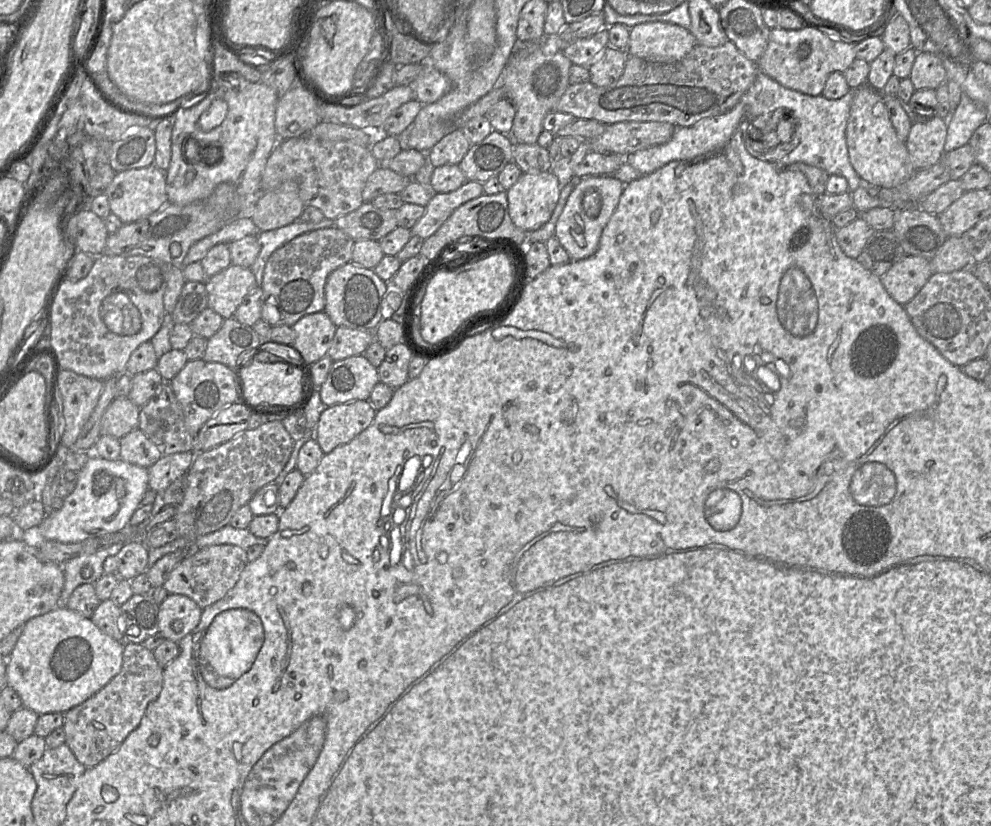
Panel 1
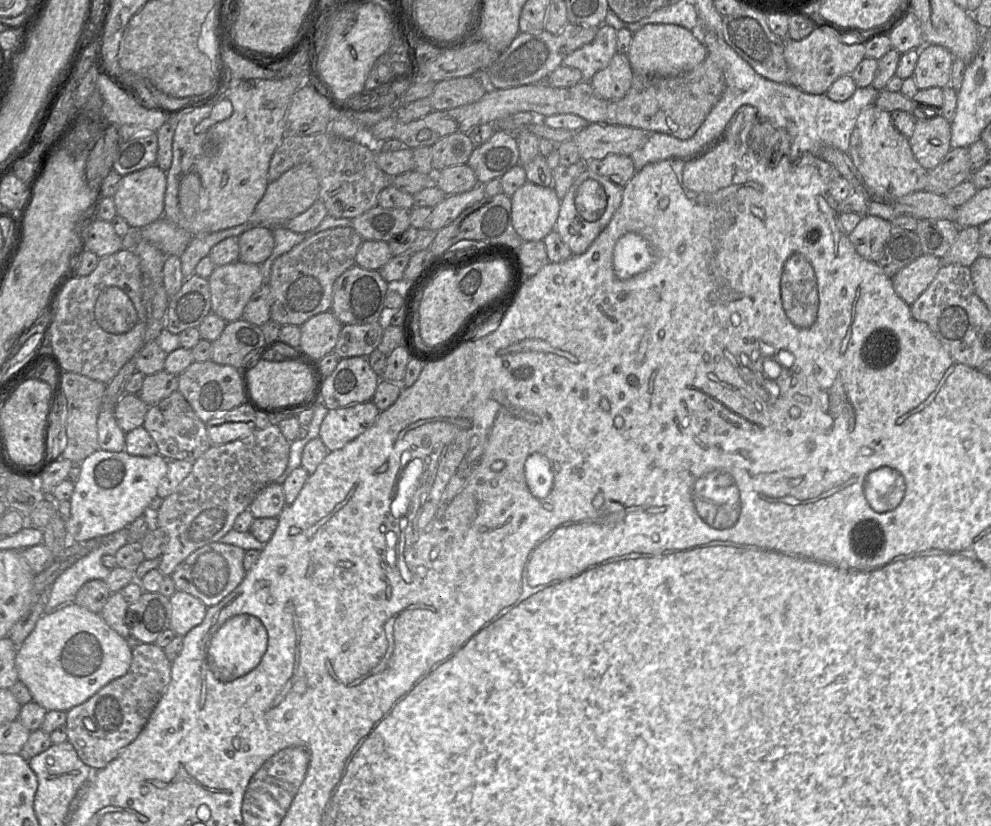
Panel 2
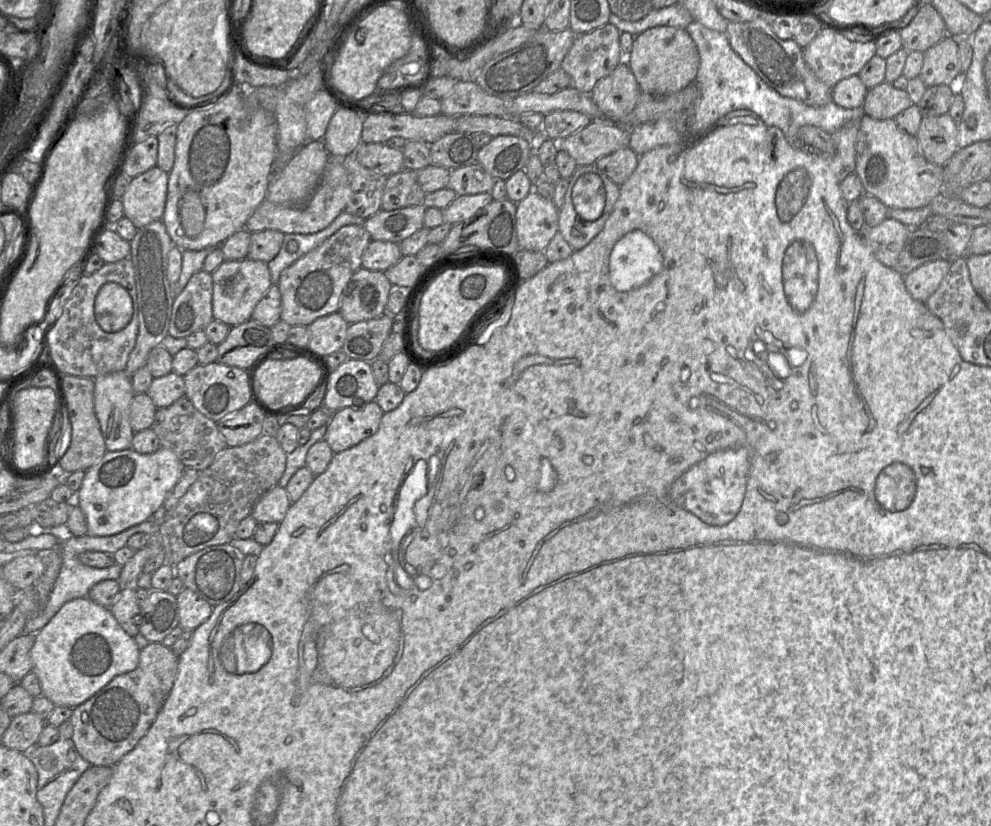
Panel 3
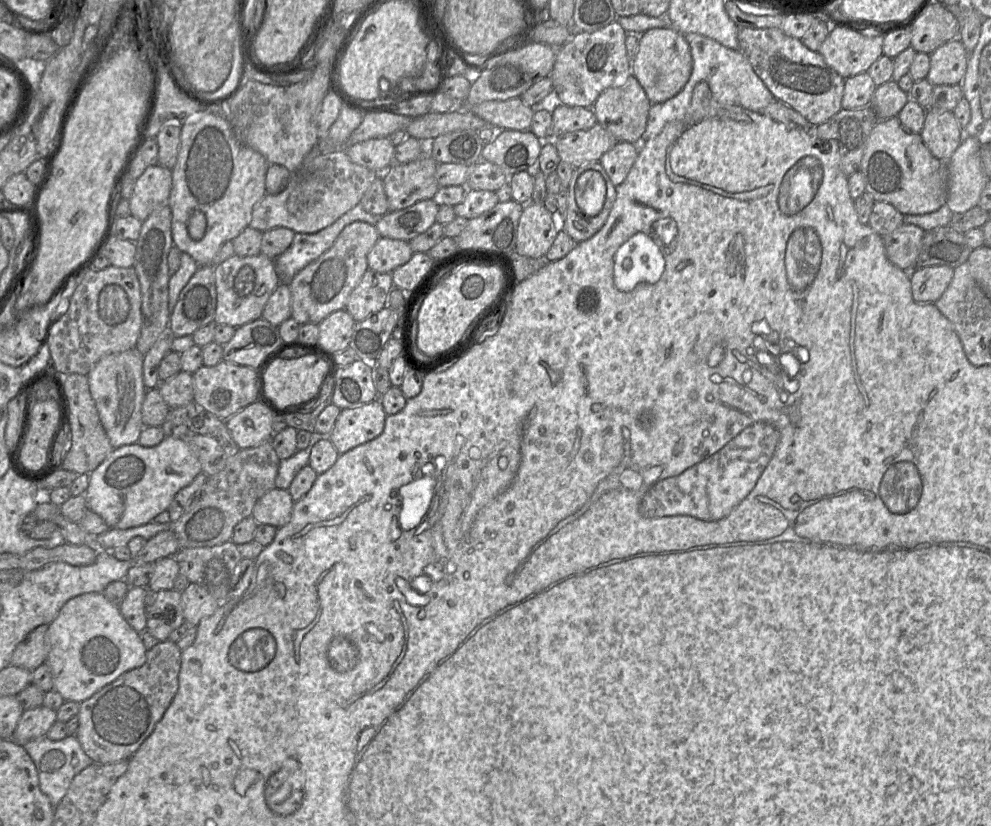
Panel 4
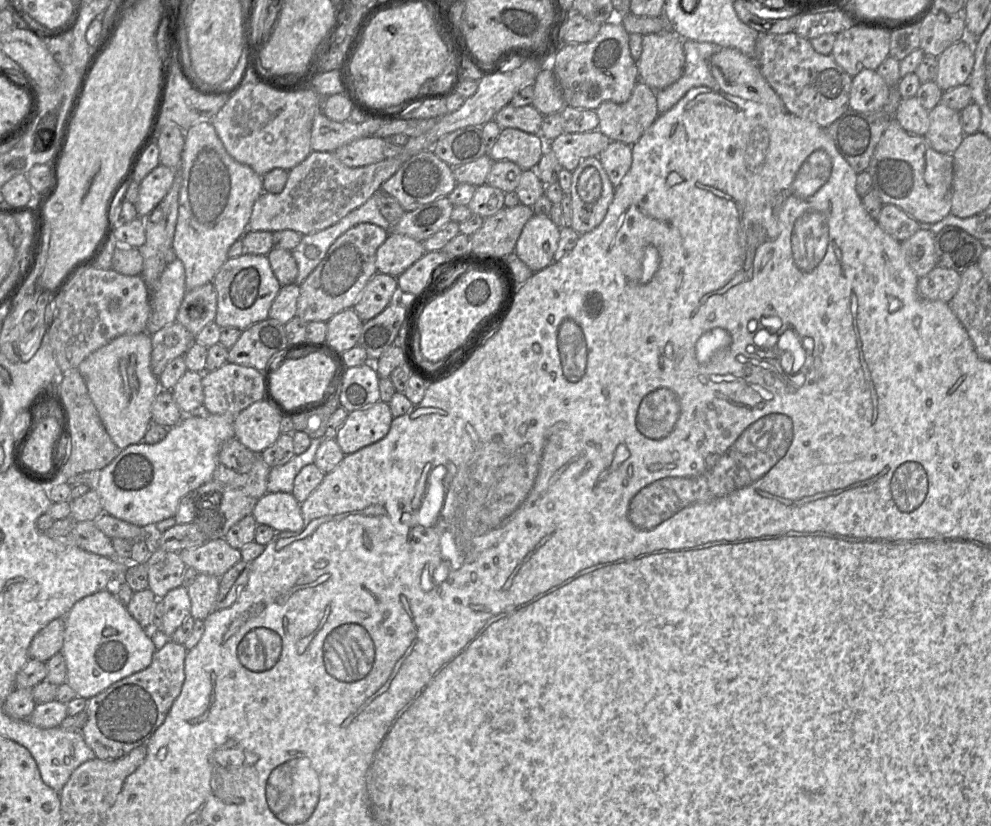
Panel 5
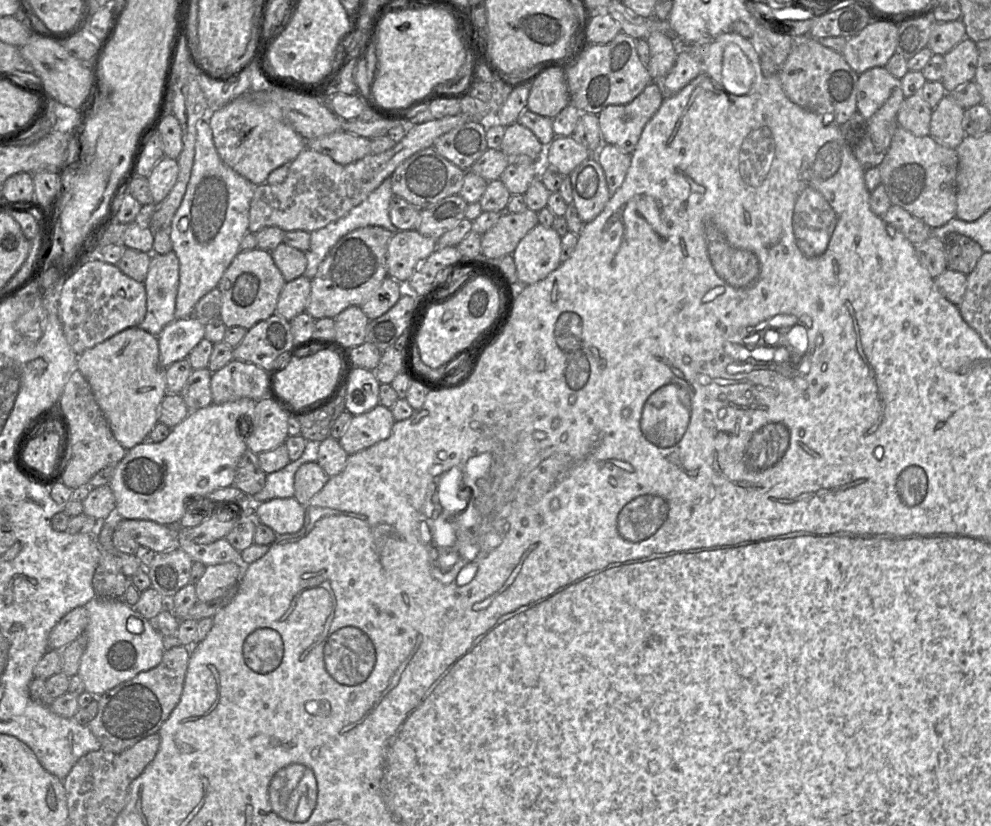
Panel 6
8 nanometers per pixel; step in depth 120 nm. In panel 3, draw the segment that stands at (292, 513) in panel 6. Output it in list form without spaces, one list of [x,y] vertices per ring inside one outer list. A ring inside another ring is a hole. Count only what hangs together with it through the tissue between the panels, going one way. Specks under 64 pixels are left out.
[[[274,486],[264,493],[254,505],[251,516],[257,523],[280,523],[291,505],[285,487]]]

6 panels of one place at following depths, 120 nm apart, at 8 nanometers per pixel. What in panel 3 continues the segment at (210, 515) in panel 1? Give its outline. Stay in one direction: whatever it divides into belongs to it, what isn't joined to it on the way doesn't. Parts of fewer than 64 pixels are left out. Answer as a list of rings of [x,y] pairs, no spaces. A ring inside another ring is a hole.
[[[262,434],[242,446],[225,447],[162,520],[158,538],[166,563],[175,566],[205,548],[230,543],[240,522],[251,515],[258,499],[276,486],[286,467],[287,453],[275,436]]]

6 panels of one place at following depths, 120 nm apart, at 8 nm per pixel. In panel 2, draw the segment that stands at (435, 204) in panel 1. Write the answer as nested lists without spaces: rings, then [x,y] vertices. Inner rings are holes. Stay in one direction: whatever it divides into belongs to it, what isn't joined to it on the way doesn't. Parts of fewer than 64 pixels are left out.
[[[478,184],[467,192],[447,195],[433,208],[425,229],[439,231],[452,223],[465,209],[486,197],[484,185]]]

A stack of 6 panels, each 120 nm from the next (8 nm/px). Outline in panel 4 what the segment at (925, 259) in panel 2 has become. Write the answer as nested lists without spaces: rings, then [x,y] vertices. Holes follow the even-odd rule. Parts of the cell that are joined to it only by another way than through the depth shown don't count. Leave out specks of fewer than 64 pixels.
[[[926,266],[910,272],[912,298],[918,303],[934,303],[949,286],[953,268]]]

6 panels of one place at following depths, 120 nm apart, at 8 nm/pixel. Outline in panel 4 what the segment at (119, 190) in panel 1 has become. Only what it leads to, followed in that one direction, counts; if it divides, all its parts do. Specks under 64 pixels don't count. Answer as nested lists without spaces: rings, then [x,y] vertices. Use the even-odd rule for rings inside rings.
[[[161,165],[148,167],[136,179],[129,199],[130,214],[140,221],[146,220],[158,207],[167,204],[172,189],[172,171]]]

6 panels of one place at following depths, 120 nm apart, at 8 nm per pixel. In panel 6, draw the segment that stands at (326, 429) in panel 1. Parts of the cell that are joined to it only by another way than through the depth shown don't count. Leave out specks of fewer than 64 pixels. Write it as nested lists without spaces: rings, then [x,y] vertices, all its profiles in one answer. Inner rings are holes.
[[[380,403],[371,410],[353,415],[339,443],[348,455],[389,437],[395,423],[392,411]]]

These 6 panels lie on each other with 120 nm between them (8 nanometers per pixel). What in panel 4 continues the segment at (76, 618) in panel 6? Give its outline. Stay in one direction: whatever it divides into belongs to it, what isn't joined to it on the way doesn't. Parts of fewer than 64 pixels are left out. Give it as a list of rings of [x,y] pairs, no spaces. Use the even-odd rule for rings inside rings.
[[[47,624],[40,625],[29,633],[16,646],[10,665],[34,671],[45,663],[48,656],[48,645],[46,643],[48,627]]]

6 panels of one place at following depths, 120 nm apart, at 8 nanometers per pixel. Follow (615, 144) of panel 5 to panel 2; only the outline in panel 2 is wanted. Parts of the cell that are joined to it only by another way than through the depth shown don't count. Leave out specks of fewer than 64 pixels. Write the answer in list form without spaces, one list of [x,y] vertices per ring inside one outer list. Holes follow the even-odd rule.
[[[618,154],[587,161],[585,168],[606,177],[622,187],[628,183],[637,171],[630,156]]]

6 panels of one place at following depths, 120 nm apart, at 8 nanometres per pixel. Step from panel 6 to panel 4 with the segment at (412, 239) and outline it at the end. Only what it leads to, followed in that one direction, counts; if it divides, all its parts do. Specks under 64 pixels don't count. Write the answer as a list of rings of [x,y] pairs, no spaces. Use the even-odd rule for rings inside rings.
[[[380,237],[367,255],[368,269],[379,273],[392,273],[412,257],[409,242]]]

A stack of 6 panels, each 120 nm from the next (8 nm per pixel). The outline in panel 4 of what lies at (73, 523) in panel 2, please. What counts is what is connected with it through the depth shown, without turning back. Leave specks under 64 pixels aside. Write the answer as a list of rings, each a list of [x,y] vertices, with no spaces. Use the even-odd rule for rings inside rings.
[[[165,437],[161,443],[153,447],[143,447],[138,443],[123,445],[119,448],[114,448],[109,456],[89,474],[89,484],[84,496],[88,504],[88,509],[98,514],[105,521],[110,529],[128,529],[138,527],[151,522],[161,512],[165,510],[168,511],[168,507],[177,492],[180,491],[182,488],[188,486],[201,472],[201,465],[198,458],[194,455],[190,447],[180,439]]]

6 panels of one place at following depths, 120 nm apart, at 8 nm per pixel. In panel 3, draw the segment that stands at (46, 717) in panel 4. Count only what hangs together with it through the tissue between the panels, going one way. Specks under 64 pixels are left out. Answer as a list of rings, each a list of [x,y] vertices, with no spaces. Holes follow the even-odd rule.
[[[30,711],[20,714],[11,720],[11,724],[5,731],[1,743],[10,749],[27,753],[38,745],[38,739],[47,724],[47,720]]]

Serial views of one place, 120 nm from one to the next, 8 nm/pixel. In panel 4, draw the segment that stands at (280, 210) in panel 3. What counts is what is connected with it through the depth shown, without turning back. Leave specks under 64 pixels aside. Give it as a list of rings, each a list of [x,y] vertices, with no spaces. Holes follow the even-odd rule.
[[[345,150],[321,154],[311,162],[303,160],[283,191],[266,194],[254,207],[249,227],[260,232],[286,227],[295,233],[316,233],[357,206],[379,176],[379,172],[352,162]]]

